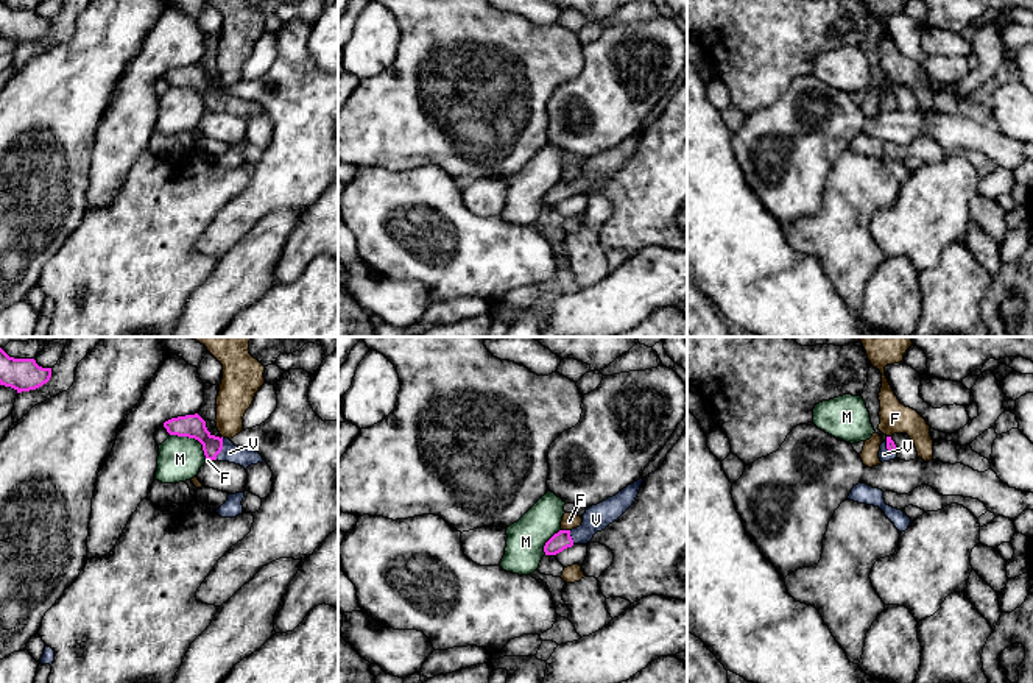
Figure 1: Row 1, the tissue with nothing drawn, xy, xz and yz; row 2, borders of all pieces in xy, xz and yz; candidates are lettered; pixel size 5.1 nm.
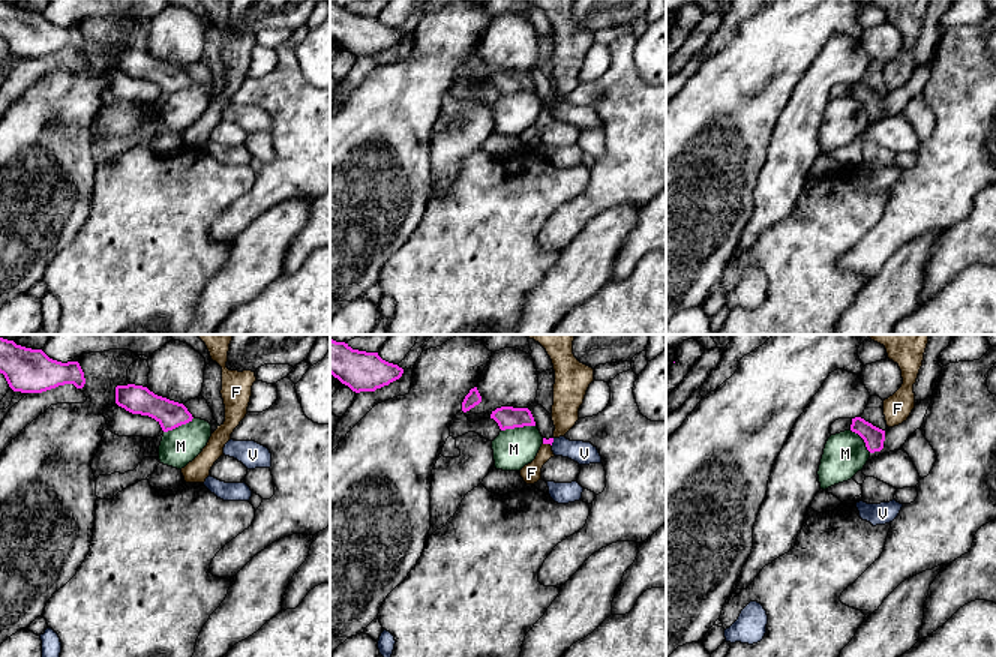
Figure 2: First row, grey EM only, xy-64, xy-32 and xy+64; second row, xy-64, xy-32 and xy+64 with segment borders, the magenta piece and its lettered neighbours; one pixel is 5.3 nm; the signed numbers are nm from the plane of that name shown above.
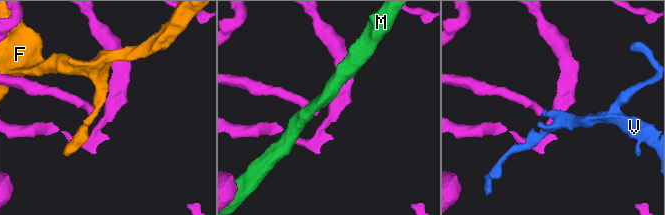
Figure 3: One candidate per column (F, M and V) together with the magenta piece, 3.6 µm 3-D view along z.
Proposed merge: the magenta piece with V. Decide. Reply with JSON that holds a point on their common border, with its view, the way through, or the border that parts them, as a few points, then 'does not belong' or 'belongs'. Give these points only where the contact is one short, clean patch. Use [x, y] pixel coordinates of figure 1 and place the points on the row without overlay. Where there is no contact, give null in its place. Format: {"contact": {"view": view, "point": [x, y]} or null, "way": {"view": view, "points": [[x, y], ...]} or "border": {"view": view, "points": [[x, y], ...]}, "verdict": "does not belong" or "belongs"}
{"contact": {"view": "xy", "point": [222, 99]}, "way": {"view": "xy", "points": [[193, 77], [222, 99], [229, 103]]}, "verdict": "belongs"}

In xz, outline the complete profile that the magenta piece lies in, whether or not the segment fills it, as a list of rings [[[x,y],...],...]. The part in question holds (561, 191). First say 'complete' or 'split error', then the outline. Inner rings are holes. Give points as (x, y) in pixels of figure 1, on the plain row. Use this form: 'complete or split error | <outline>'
split error | [[[643,129],[628,136],[615,147],[592,156],[583,165],[580,178],[559,181],[544,196],[545,206],[556,206],[573,195],[587,195],[597,182],[617,172],[636,151]]]

